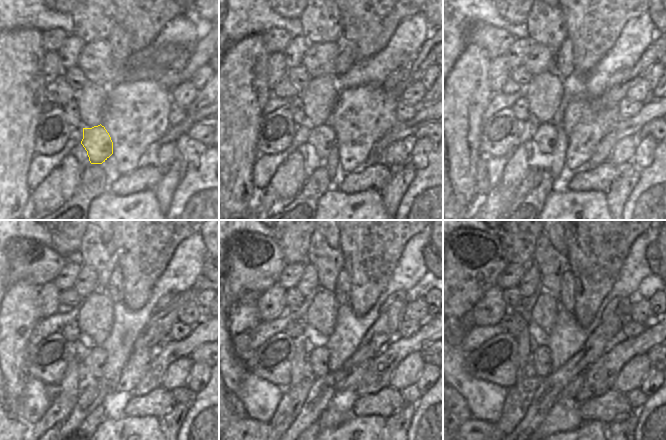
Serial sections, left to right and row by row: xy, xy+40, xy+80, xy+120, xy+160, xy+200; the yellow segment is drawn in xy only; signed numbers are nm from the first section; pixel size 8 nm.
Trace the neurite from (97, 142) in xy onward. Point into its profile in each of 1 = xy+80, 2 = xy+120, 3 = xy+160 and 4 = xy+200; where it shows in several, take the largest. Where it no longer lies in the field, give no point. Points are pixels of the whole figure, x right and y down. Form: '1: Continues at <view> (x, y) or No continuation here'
1: Continues at xy+80 (545, 137)
2: Continues at xy+120 (95, 362)
3: Continues at xy+160 (319, 358)
4: Continues at xy+200 (541, 358)

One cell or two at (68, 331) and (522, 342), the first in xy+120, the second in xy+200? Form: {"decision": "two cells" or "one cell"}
{"decision": "two cells"}

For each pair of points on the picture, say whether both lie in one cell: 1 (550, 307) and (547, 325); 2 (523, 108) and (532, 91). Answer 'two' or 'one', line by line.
1: one
2: two

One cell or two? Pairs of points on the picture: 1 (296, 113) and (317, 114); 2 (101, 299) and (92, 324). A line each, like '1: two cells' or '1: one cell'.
1: two cells
2: one cell

